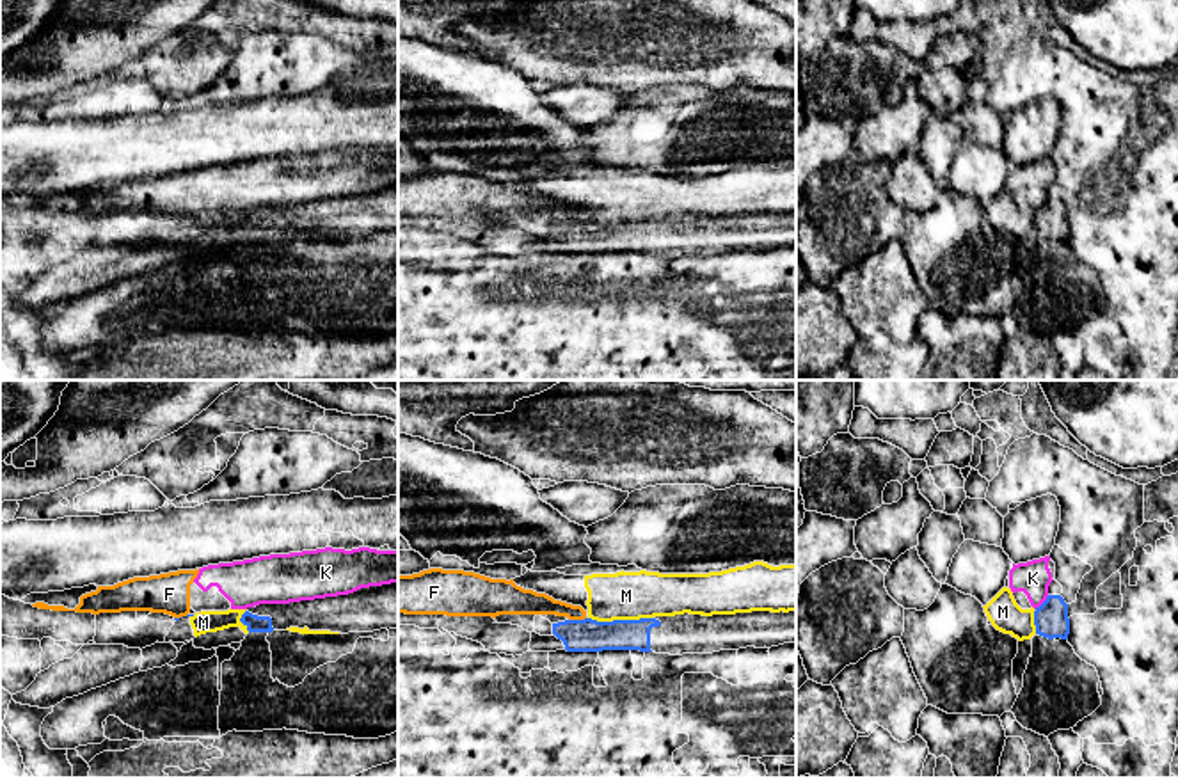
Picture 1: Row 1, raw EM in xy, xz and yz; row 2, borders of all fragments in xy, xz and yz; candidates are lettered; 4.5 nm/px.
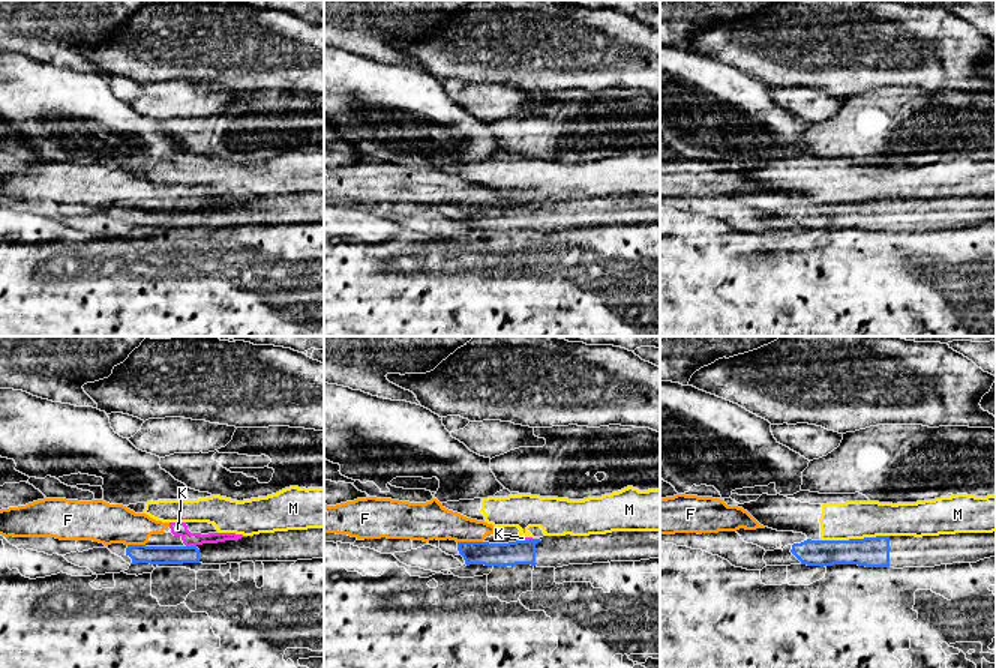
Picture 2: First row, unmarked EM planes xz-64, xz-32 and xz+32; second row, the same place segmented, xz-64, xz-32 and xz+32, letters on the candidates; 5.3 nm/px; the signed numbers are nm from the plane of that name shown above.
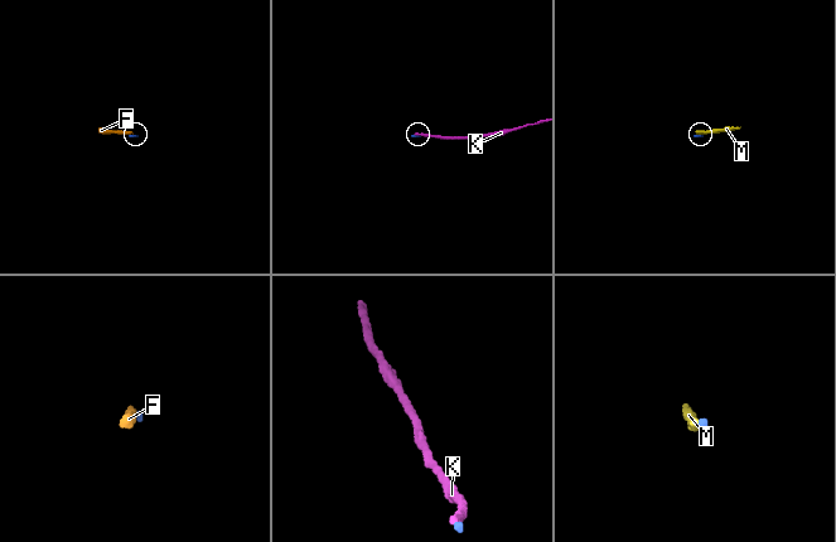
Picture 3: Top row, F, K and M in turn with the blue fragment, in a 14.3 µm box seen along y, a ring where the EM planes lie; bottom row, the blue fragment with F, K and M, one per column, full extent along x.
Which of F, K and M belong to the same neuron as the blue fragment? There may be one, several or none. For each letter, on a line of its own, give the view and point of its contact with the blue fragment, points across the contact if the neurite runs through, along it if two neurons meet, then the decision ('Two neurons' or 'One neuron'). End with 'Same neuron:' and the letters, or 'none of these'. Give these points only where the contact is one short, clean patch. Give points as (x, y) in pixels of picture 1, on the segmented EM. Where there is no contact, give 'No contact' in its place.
F: Touches blue at xz (576, 620). Boundary: xz (585, 617), (569, 620). Two neurons
K: Touches blue at yz (1043, 603). Boundary: yz (1049, 595), (1034, 608). Two neurons
M: Touches blue at xz (620, 620). Boundary: xz (588, 617), (597, 620), (652, 619). Two neurons
Same neuron: none of these

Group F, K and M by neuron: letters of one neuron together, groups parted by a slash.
F K / M

